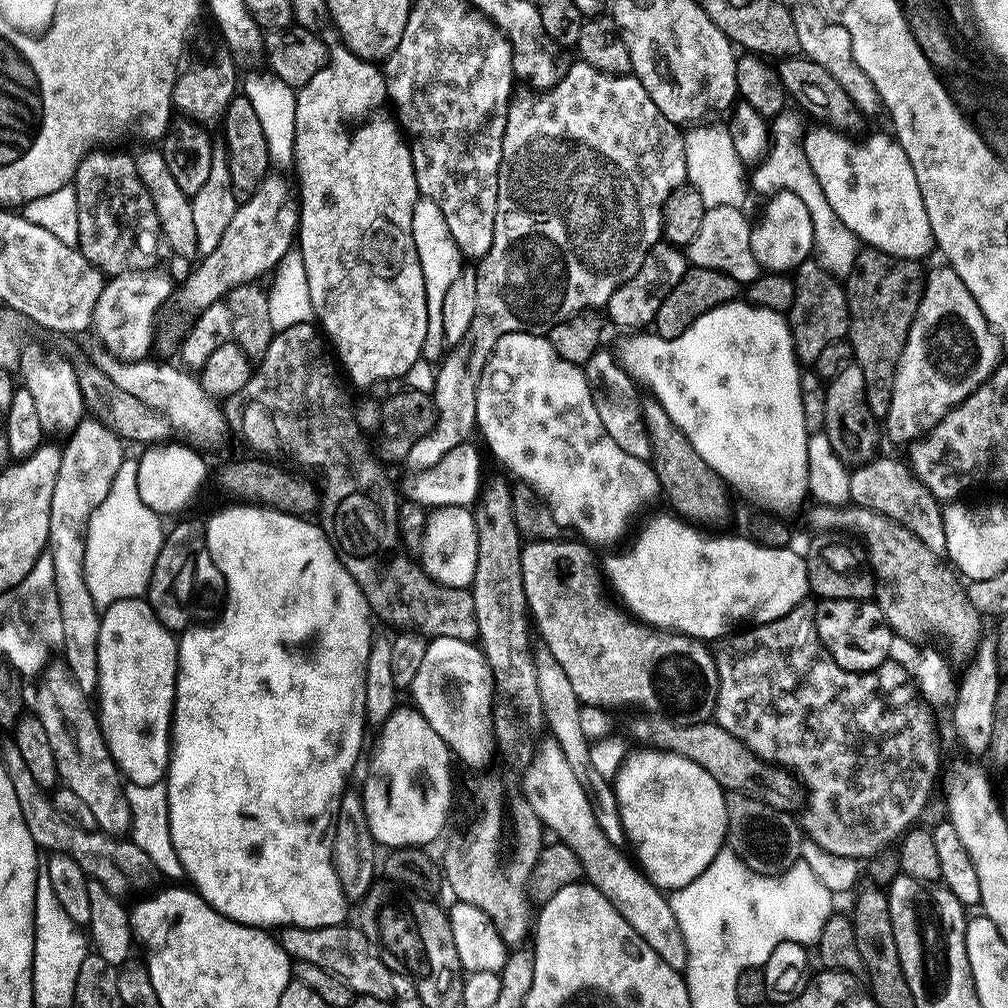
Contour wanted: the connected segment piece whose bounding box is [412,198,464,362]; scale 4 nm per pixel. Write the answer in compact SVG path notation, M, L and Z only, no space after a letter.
M417 199L416 217L412 220L412 233L419 261L422 262L422 274L426 282L427 294L426 339L423 343L421 357L429 362L438 362L443 359L441 356L444 348L446 349L443 306L450 285L454 283L455 278L464 267L464 257L454 242L453 236L448 232L440 207L432 200Z

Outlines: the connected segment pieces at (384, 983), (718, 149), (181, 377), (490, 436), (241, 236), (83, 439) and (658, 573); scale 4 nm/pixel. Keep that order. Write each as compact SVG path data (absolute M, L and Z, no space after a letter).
M351 923L328 924L328 932L314 934L314 928L293 928L290 926L290 934L284 931L279 933L280 946L288 946L284 952L293 961L314 962L314 966L322 966L322 970L330 970L338 978L342 978L353 993L369 996L370 998L386 998L396 1000L393 989L393 969L389 962L368 941L367 931L359 932L351 928Z
M692 126L683 133L684 138L684 157L686 158L686 177L687 183L698 190L698 194L702 194L702 202L705 209L721 208L722 206L730 206L731 208L740 208L743 200L750 195L749 185L746 183L745 165L738 158L738 154L734 150L734 142L730 138L727 127L720 128L696 128L700 126Z
M123 361L124 376L112 380L116 387L138 398L147 407L166 418L174 429L183 430L190 436L189 441L197 447L212 446L221 442L228 434L228 422L219 408L217 401L206 394L199 379L189 371L170 364L158 364L143 361Z
M515 332L514 334L506 334L502 338L498 338L498 342L490 354L490 358L484 363L484 368L480 372L480 381L476 383L475 425L484 434L493 454L509 468L507 471L513 477L516 475L515 479L517 481L529 484L547 502L548 509L552 511L554 518L560 523L561 529L568 530L568 528L573 528L577 532L573 533L581 541L587 542L589 545L612 544L615 540L622 539L624 531L628 528L628 523L647 504L654 503L656 495L658 497L661 495L660 479L656 477L656 470L652 467L651 463L642 458L634 458L634 454L626 454L626 450L622 450L622 446L618 446L618 442L614 442L614 438L610 438L610 434L606 432L606 426L602 424L602 414L598 412L592 385L588 382L587 371L581 365L560 357L558 350L552 345L547 335L535 332Z
M272 174L265 175L264 181L245 200L248 201L245 204L243 201L234 218L230 218L230 226L226 226L226 234L222 234L216 250L207 253L205 260L185 278L184 285L181 288L179 285L174 305L182 315L199 317L212 303L223 301L238 285L259 281L259 276L271 273L279 265L291 244L293 247L298 232L298 210L286 181Z
M86 418L82 421L75 432L71 433L71 436L67 439L68 446L63 447L60 455L60 465L58 466L58 474L54 478L54 498L50 498L50 530L48 531L48 547L46 549L47 555L52 557L54 562L54 586L56 587L56 597L58 598L58 606L60 607L60 630L59 635L64 636L64 652L68 669L72 671L72 677L78 682L78 686L82 691L92 694L96 690L96 679L98 678L98 630L100 629L100 617L102 615L101 609L97 608L94 598L90 594L88 589L88 583L86 582L86 565L84 562L84 555L86 554L86 537L88 537L88 523L90 518L94 514L94 510L98 510L98 506L102 506L102 502L106 498L106 494L110 494L112 489L112 483L114 478L118 474L118 470L122 466L122 462L126 458L126 452L124 452L125 445L122 443L120 436L116 434L111 428L105 426L99 419L92 420L92 418Z
M667 515L652 521L630 552L625 556L612 556L608 560L608 568L606 564L607 577L611 583L612 580L616 583L616 590L621 596L619 599L633 613L644 612L643 619L649 625L675 630L705 642L716 642L737 626L774 622L774 618L790 614L790 610L794 610L794 606L798 606L809 595L808 561L801 553L799 556L795 552L795 547L767 548L755 544L744 534L705 534L699 527L681 520L679 516Z

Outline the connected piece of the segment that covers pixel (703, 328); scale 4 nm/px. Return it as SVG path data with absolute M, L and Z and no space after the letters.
M733 302L723 304L698 318L690 330L678 334L678 338L667 340L665 336L653 334L651 331L644 330L640 336L628 336L620 344L620 354L618 360L624 365L628 375L636 381L637 385L649 388L651 399L656 400L670 414L674 426L686 434L690 446L706 458L706 462L714 469L718 475L724 479L724 483L729 489L741 492L744 496L749 496L754 503L760 504L761 509L767 510L773 514L785 514L784 512L796 512L804 504L804 499L810 496L810 481L808 479L808 439L810 433L806 430L806 422L802 416L802 398L800 397L800 378L802 375L801 365L796 358L796 351L792 348L792 335L788 329L787 319L781 313L765 308L755 308L747 302Z

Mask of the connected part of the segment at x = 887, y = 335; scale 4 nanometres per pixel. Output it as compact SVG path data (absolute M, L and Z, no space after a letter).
M861 247L856 261L848 269L847 341L852 345L854 363L866 378L866 402L877 418L887 417L890 398L894 394L894 378L914 314L920 305L926 279L920 260L891 256L877 248Z

